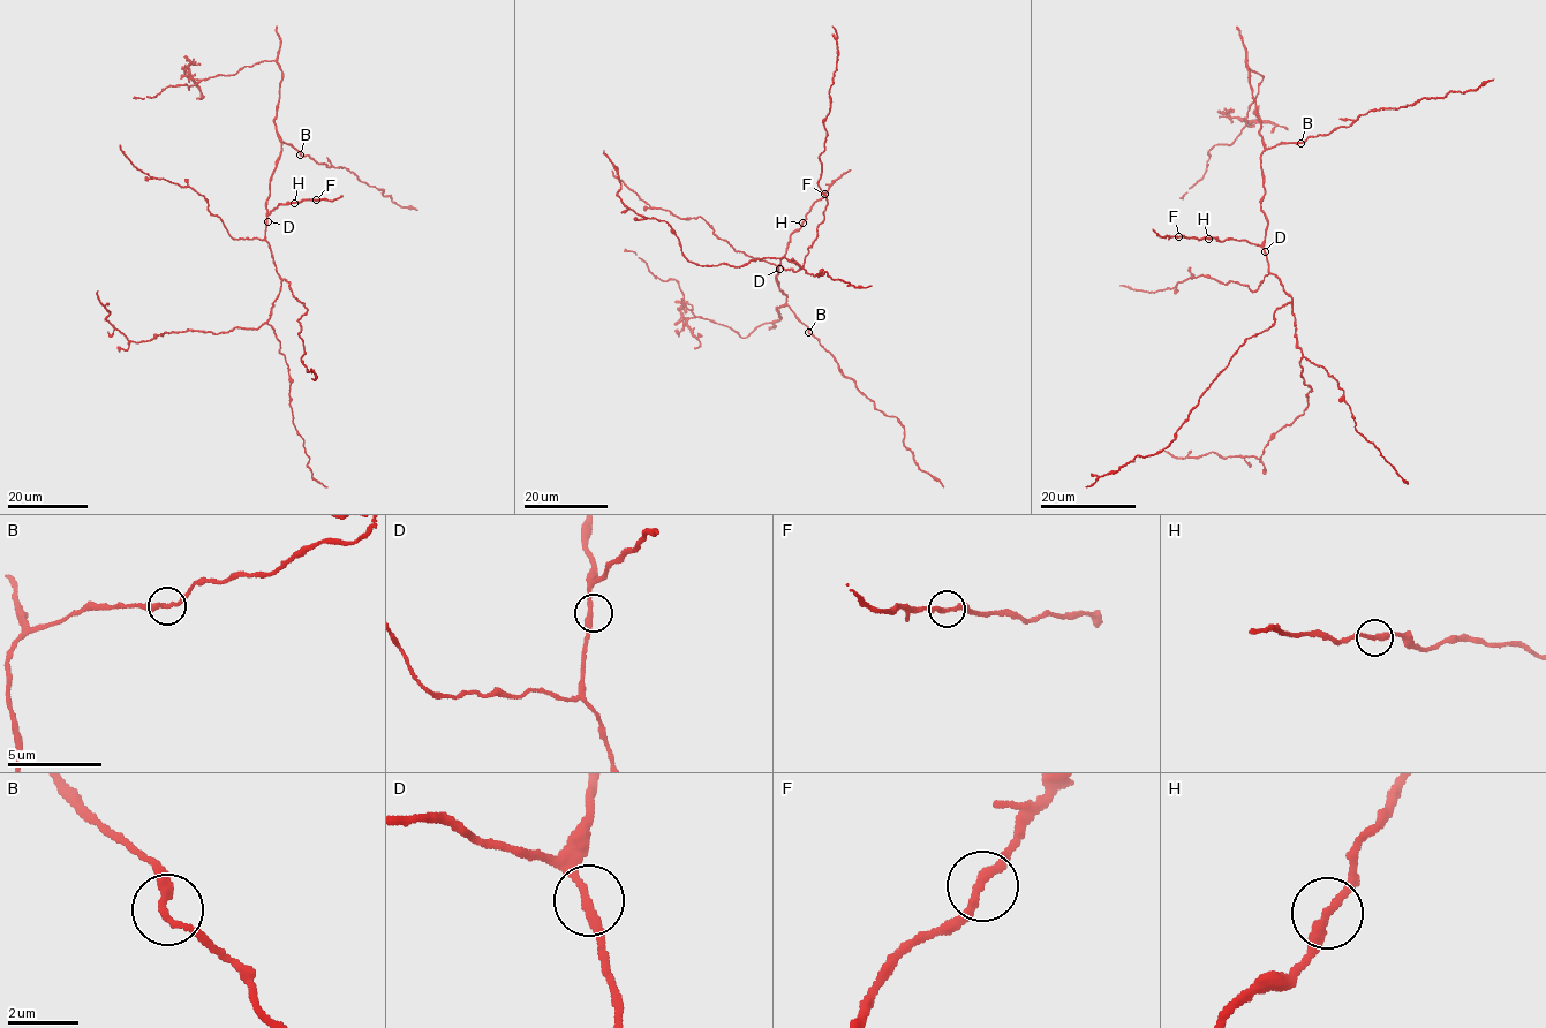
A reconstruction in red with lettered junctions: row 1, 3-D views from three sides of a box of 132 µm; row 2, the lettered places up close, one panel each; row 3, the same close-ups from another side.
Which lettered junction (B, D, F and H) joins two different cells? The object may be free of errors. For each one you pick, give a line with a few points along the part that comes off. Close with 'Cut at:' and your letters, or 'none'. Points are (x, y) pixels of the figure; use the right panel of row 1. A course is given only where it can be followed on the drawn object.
Cut at: none

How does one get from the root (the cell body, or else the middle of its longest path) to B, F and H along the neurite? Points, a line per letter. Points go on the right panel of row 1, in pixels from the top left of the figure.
B: (1264, 252), (1267, 219), (1261, 209), (1261, 153), (1277, 144), (1301, 143)
F: (1264, 252), (1259, 246), (1243, 240), (1178, 236)
H: (1264, 252), (1259, 246), (1245, 240), (1208, 239)

